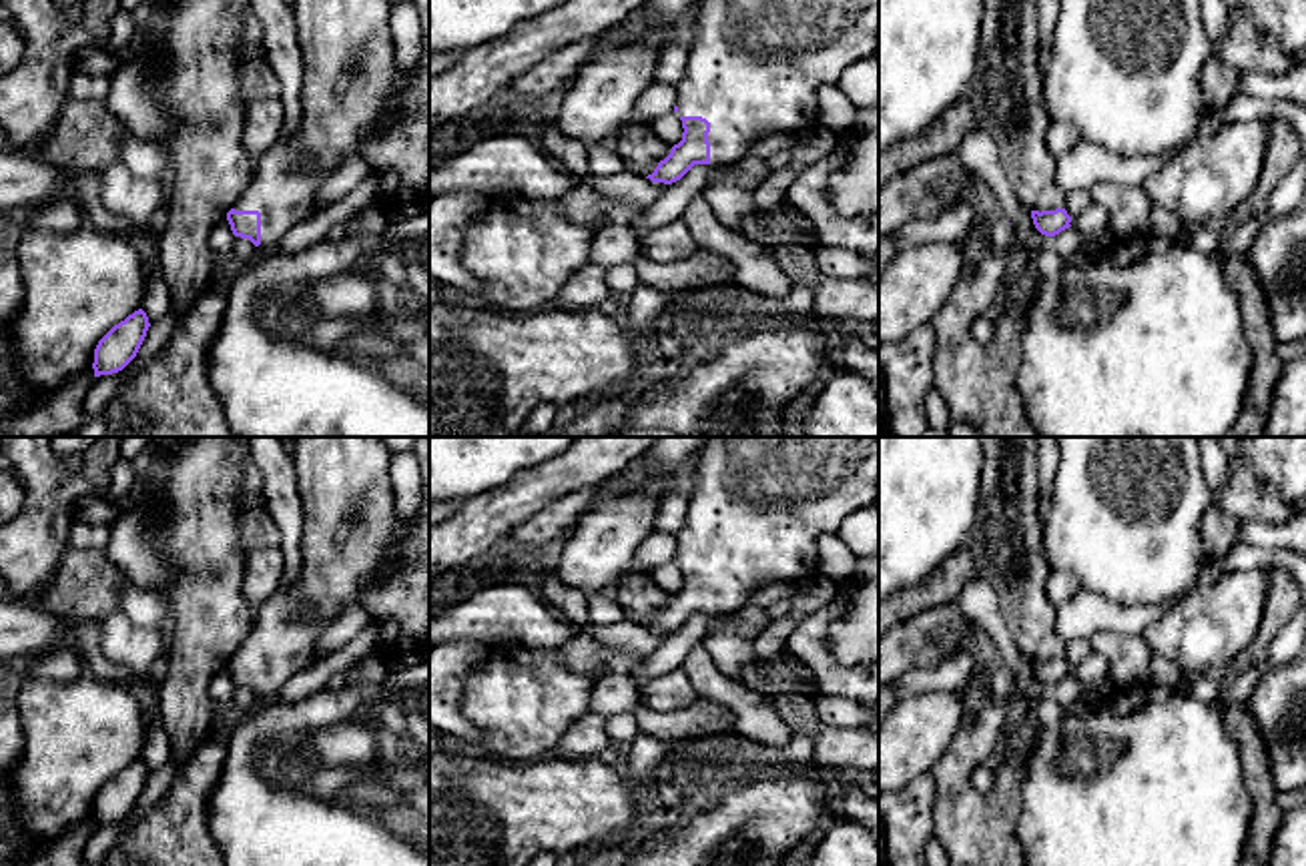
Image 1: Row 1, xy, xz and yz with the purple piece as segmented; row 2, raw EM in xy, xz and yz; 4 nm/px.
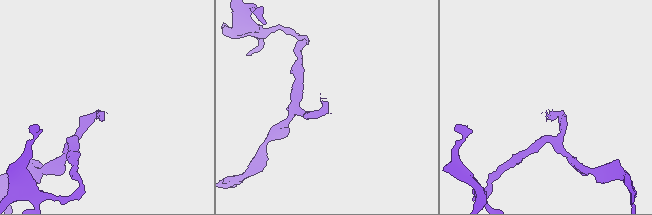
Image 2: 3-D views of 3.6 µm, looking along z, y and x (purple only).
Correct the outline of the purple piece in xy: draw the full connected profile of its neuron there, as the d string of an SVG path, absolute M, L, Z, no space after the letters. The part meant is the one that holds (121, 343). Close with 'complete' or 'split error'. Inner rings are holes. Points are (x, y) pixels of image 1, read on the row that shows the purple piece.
M142 309L114 325L94 349L94 377L122 371L138 353L150 323Z; complete

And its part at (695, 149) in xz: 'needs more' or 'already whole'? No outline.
needs more

